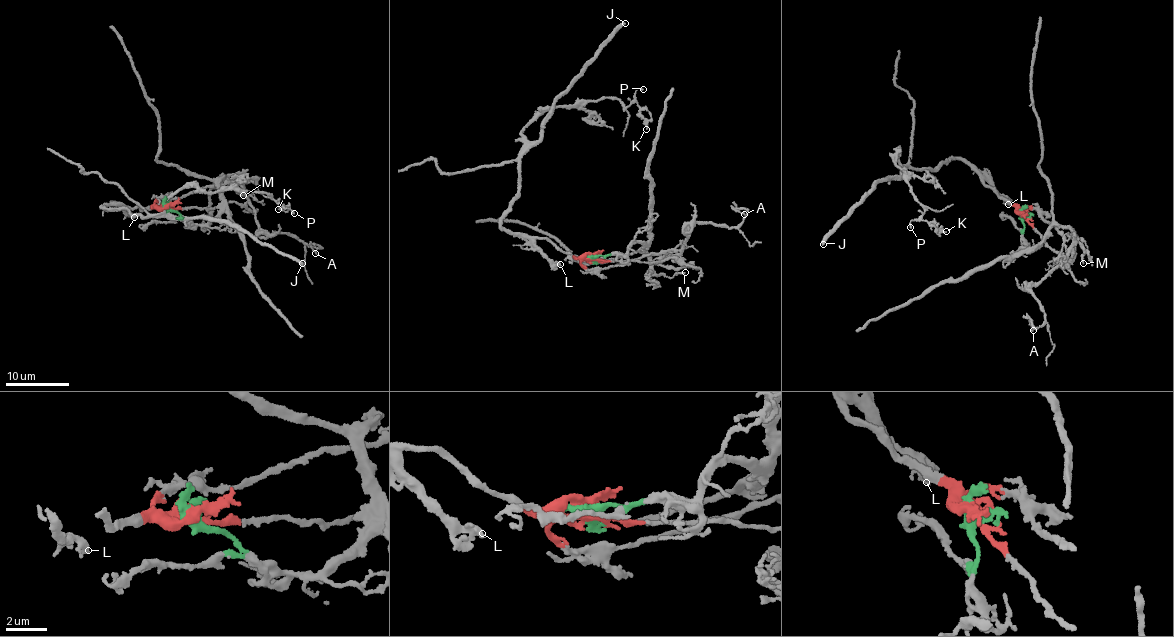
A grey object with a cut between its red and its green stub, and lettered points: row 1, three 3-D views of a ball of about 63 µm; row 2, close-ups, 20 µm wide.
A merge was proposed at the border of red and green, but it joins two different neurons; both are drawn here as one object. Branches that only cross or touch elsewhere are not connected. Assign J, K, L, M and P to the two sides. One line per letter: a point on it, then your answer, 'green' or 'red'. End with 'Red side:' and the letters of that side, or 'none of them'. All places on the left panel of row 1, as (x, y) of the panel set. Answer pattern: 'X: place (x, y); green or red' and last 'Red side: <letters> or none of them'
J: place (302, 263); red
K: place (278, 209); red
L: place (134, 217); red
M: place (243, 195); green
P: place (294, 213); red
Red side: J, K, L, P

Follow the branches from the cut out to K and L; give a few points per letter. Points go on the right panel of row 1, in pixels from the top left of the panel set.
K: (1023, 214), (966, 163), (916, 170), (900, 164), (899, 150), (895, 163), (922, 220), (946, 232)
L: (1023, 214), (983, 181), (1008, 205)

